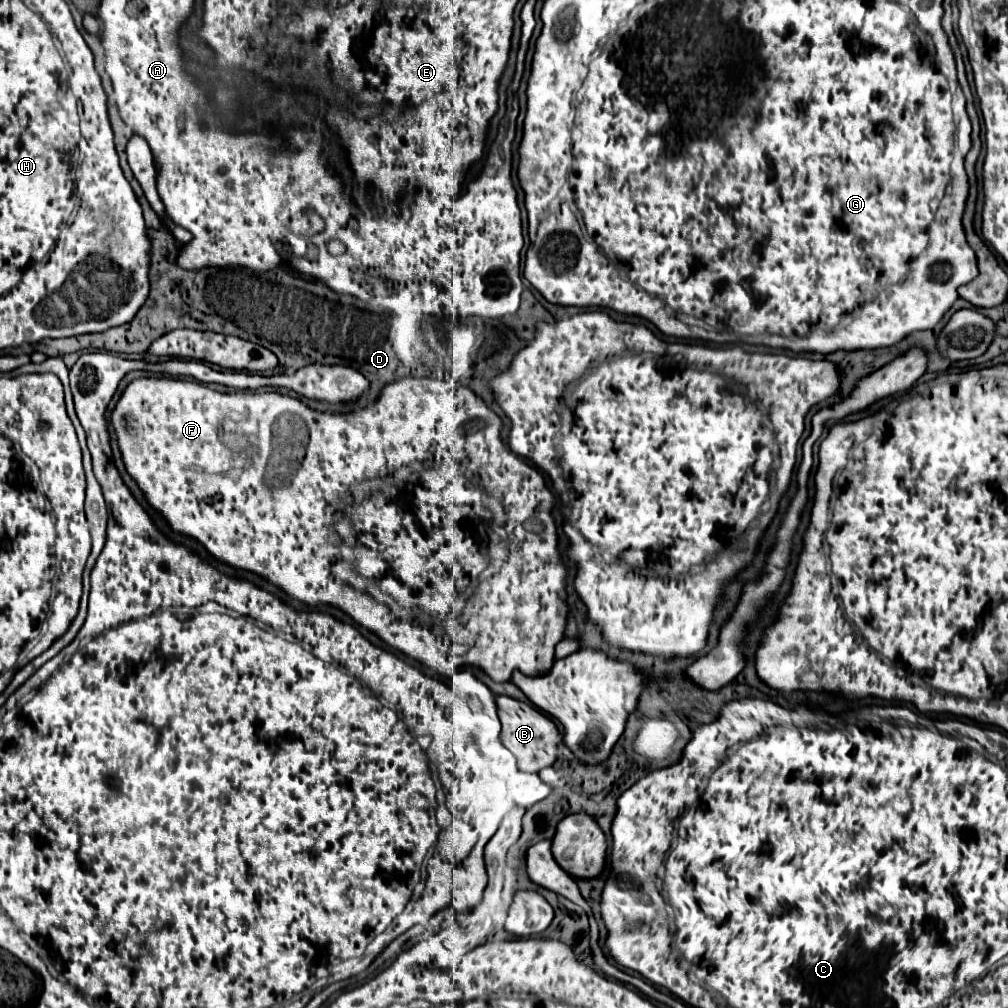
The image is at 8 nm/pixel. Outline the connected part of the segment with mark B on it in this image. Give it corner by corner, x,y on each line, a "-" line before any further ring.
496,696
496,704
498,704
498,718
502,722
502,744
516,756
518,768
522,772
538,772
546,766
552,766
558,756
556,750
562,744
560,740
562,736
556,724
538,710
534,710
532,706
518,702
510,696

